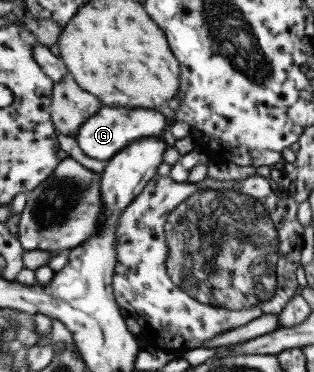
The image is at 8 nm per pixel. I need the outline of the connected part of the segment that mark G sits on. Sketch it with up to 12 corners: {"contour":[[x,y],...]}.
{"contour":[[100,108],[73,137],[106,162],[163,135],[166,109]]}

